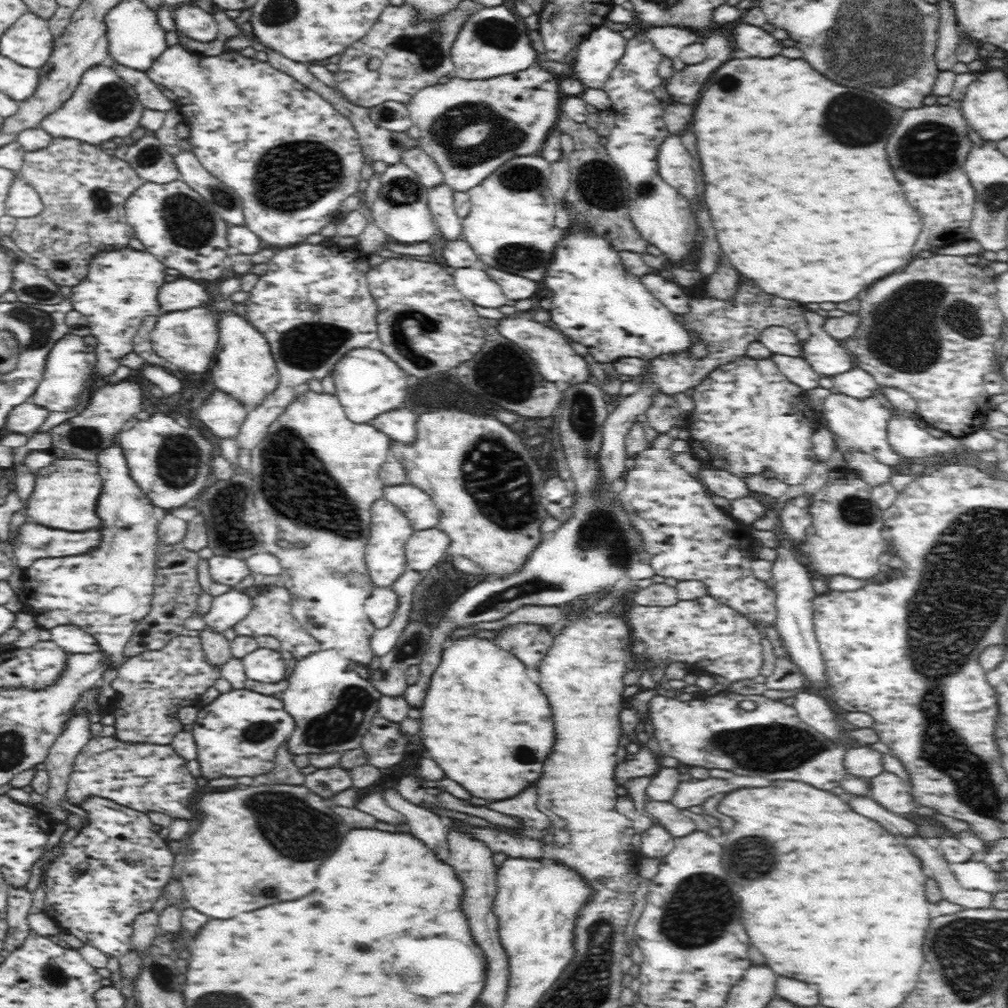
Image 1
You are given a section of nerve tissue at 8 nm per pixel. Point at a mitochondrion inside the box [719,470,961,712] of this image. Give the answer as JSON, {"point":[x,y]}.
{"point":[855,510]}

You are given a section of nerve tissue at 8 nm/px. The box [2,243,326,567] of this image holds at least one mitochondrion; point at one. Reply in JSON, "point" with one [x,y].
{"point":[178,463]}

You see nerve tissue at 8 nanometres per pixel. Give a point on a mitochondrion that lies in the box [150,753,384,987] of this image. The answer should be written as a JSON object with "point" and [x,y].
{"point":[303,830]}

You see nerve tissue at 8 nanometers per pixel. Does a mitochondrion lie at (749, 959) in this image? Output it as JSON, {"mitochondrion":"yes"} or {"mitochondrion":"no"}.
{"mitochondrion":"no"}

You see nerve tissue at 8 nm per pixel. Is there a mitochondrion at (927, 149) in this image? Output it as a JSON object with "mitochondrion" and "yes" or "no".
{"mitochondrion":"yes"}

